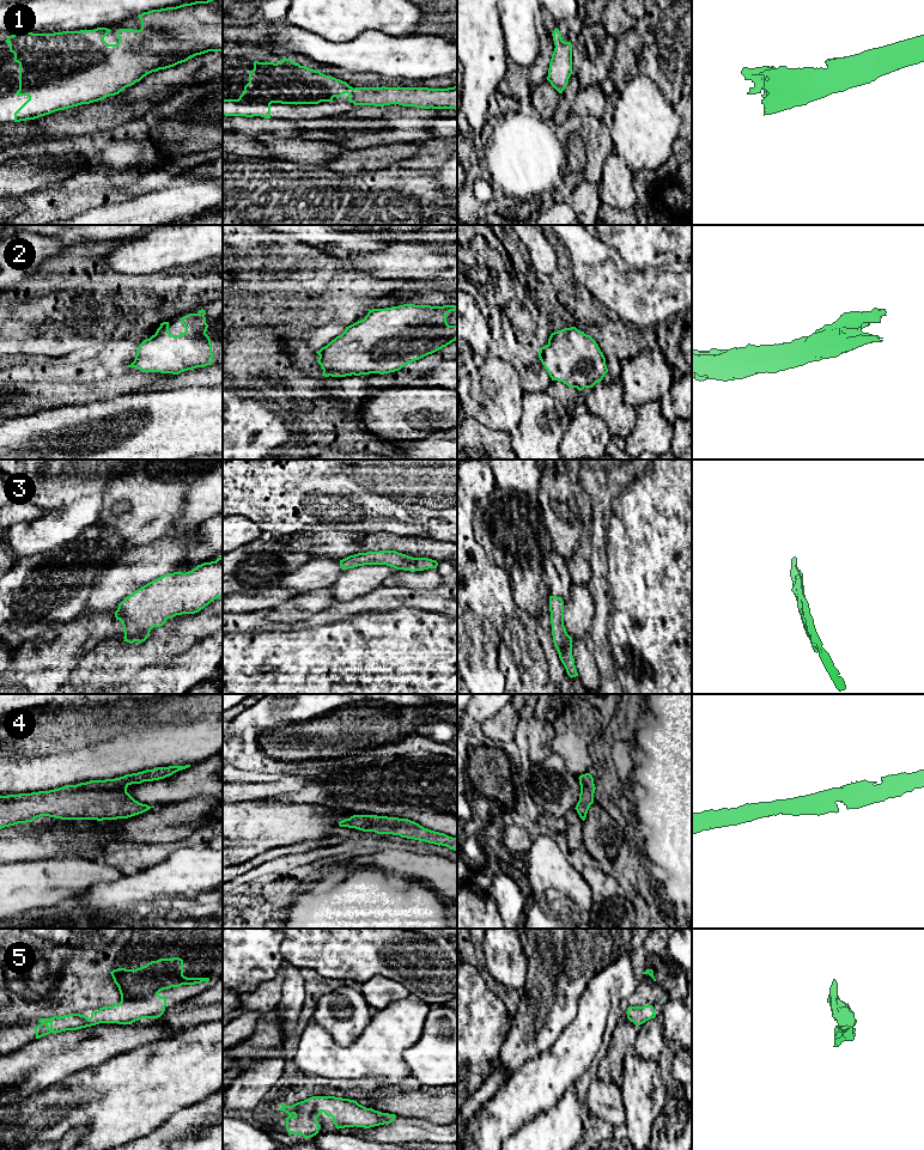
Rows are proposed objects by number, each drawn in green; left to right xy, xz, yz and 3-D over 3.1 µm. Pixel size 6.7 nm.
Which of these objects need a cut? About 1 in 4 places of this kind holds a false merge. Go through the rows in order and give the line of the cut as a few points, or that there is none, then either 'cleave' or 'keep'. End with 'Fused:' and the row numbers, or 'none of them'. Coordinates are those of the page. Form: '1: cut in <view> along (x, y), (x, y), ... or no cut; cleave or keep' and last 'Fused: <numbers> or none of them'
1: no cut; keep
2: no cut; keep
3: no cut; keep
4: no cut; keep
5: no cut; keep
Fused: none of them

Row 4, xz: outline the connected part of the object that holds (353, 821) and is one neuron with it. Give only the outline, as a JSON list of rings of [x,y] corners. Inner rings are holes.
[[[353,815],[349,819],[340,821],[339,826],[355,828],[363,832],[375,832],[377,834],[400,835],[401,838],[420,840],[438,846],[442,845],[457,851],[457,838],[424,828],[408,819]]]

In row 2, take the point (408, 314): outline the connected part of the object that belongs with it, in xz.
[[[403,304],[385,309],[369,310],[364,320],[348,327],[316,353],[324,377],[346,377],[370,373],[390,373],[408,363],[432,354],[457,340],[457,325],[449,325],[446,316],[456,311],[456,305]]]

